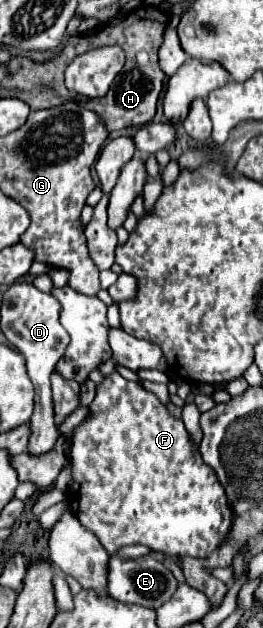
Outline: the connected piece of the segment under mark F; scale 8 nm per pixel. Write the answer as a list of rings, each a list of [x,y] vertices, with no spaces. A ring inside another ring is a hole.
[[[118,372],[98,384],[90,410],[90,418],[76,428],[70,446],[74,482],[68,490],[68,504],[80,524],[94,532],[108,554],[126,544],[144,544],[174,558],[208,558],[228,540],[234,512],[212,468],[204,464],[198,450],[190,448],[190,436],[182,420],[172,418],[152,392],[124,380]]]

